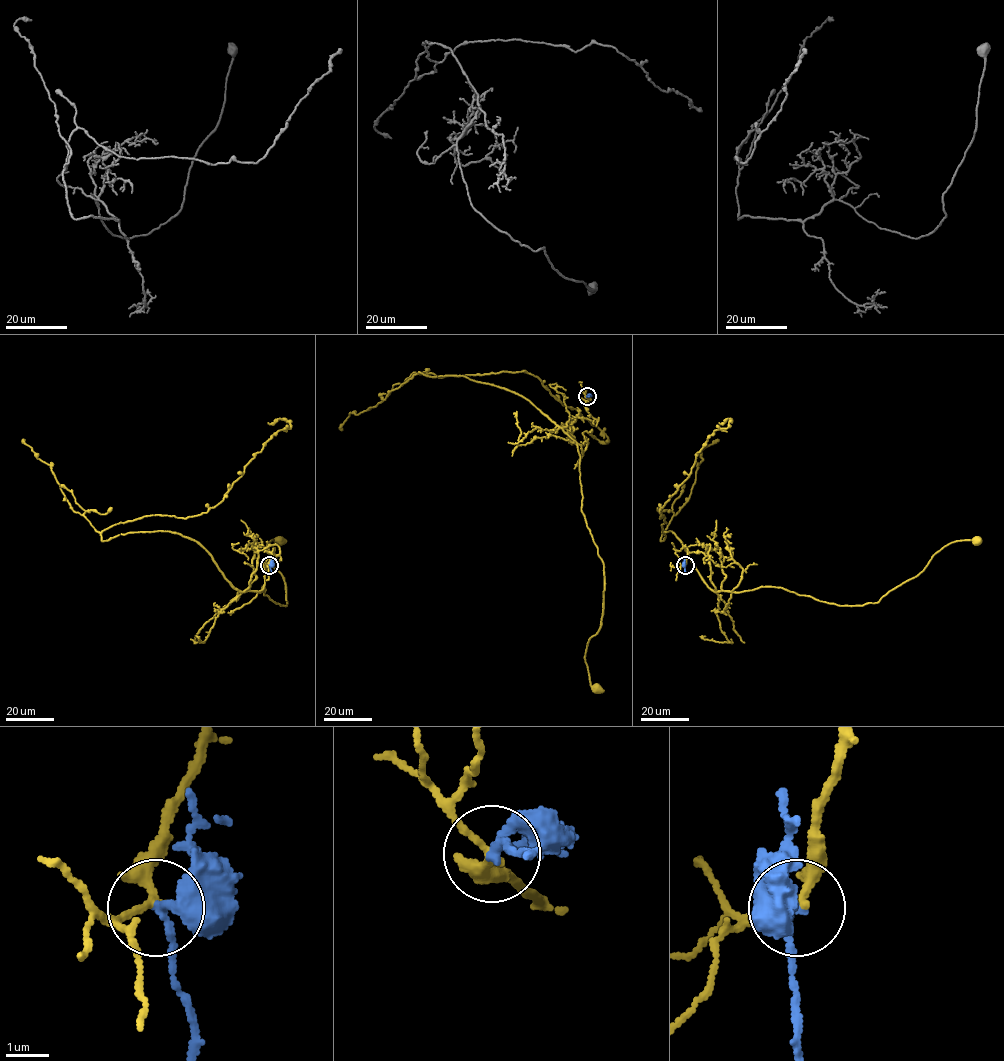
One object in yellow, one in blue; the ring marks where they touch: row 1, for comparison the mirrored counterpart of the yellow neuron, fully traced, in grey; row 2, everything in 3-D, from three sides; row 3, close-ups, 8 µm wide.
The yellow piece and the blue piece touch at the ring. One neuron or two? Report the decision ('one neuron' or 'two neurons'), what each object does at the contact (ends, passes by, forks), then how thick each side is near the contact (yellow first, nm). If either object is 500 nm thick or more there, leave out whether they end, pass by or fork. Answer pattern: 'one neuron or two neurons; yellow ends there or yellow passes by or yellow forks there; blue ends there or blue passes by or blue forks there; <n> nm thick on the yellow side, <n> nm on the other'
two neurons; yellow passes by; blue passes by; 220 nm thick on the yellow side, 200 nm on the other

